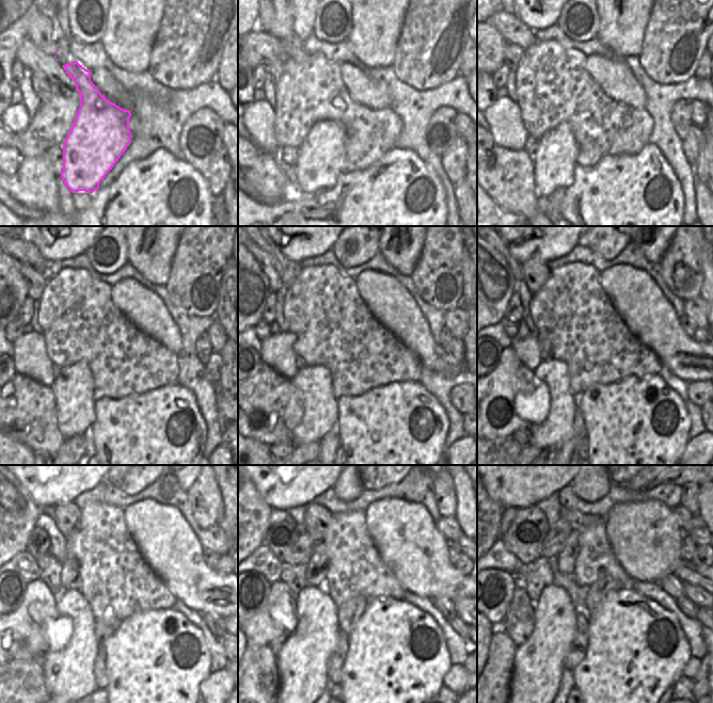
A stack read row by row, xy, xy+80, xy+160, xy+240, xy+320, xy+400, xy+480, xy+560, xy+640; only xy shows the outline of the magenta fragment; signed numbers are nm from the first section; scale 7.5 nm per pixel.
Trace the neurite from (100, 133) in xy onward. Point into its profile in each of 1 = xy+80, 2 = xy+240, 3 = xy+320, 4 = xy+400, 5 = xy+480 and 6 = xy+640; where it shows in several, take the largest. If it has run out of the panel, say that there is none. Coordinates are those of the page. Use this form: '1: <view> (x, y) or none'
1: xy+80 (321, 160)
2: xy+240 (74, 387)
3: xy+320 (317, 409)
4: xy+400 (555, 403)
5: xy+480 (68, 668)
6: xy+640 (538, 665)

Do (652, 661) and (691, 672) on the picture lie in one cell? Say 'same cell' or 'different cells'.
different cells

